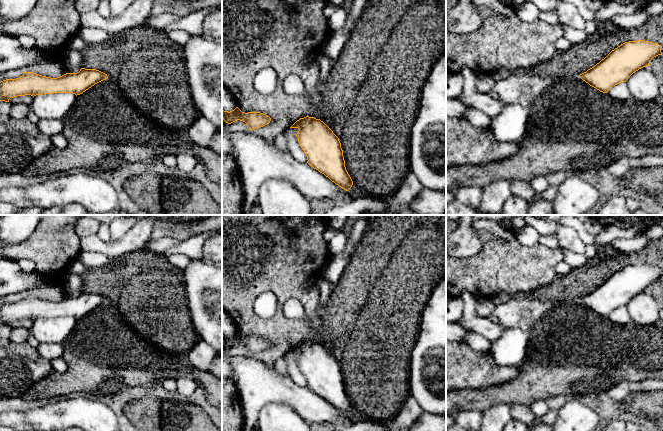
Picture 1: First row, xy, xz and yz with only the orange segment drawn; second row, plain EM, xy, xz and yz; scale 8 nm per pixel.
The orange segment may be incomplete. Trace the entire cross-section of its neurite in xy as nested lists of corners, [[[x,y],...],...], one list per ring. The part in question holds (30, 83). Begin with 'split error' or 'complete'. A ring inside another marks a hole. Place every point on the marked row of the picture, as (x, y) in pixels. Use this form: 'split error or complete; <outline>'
complete; [[[81,68],[77,73],[66,73],[57,78],[24,72],[19,78],[0,82],[0,101],[9,102],[10,98],[17,96],[34,97],[53,93],[73,93],[77,96],[107,78],[107,74],[99,70],[85,68]]]

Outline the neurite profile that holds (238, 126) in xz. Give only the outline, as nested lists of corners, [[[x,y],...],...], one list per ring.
[[[237,120],[228,126],[222,126],[222,153],[226,153],[234,161],[236,161],[236,153],[234,151],[230,135],[237,132],[248,131],[245,122]]]

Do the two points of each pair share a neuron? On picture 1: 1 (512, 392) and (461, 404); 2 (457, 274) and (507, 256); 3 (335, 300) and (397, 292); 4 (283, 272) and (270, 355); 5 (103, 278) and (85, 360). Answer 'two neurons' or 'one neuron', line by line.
1: one neuron
2: one neuron
3: one neuron
4: one neuron
5: two neurons

